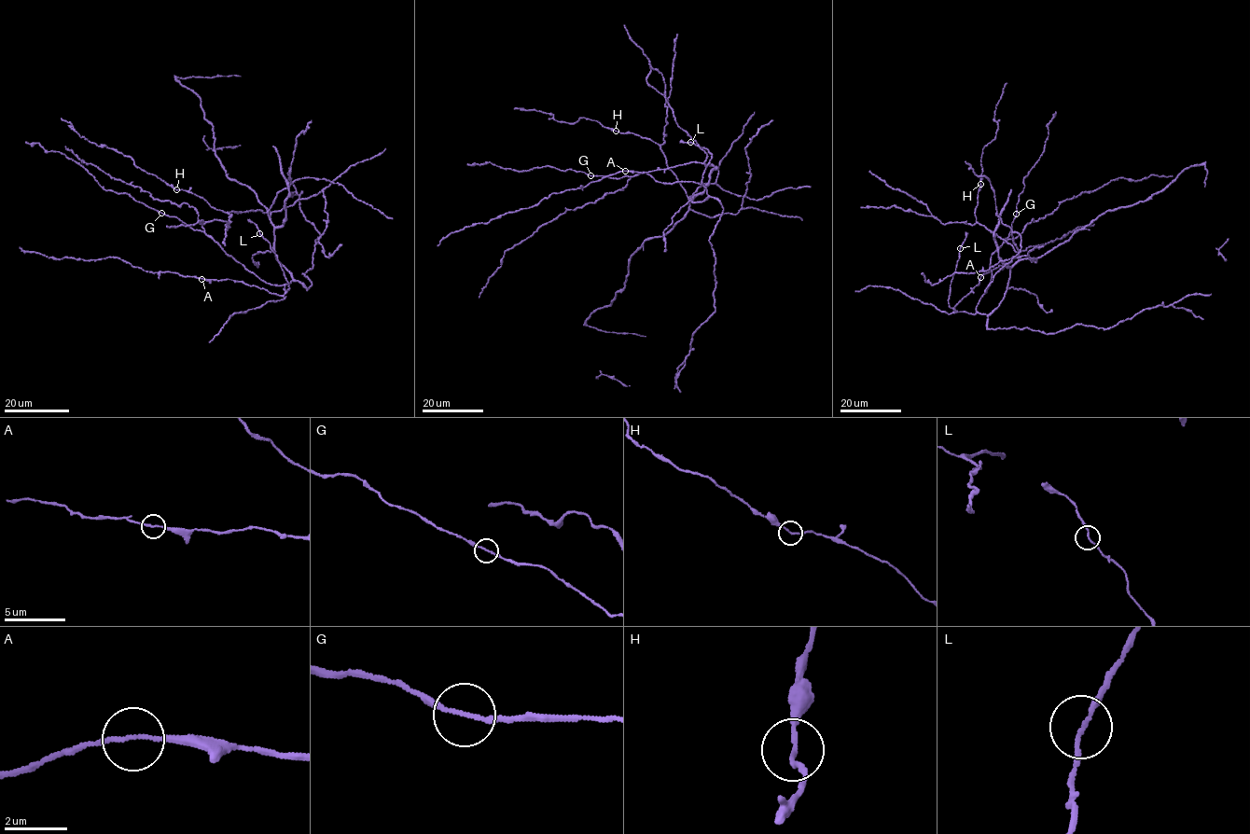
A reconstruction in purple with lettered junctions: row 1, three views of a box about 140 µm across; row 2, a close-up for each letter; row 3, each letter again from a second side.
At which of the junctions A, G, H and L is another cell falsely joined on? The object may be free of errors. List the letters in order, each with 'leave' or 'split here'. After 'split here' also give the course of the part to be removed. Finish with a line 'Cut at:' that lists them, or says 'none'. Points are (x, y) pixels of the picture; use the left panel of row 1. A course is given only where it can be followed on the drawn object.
A: leave
G: leave
H: leave
L: leave
Cut at: none

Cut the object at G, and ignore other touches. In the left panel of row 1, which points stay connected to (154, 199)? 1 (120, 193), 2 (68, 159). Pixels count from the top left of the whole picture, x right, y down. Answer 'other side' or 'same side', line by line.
1: other side
2: other side

